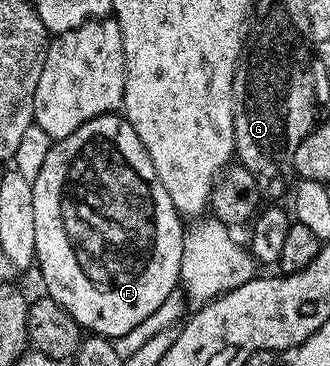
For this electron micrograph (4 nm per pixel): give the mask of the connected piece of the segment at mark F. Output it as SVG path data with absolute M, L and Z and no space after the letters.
M107 114L97 116L84 126L80 126L68 138L51 143L48 154L44 158L44 166L40 166L40 174L33 180L34 213L36 214L36 268L42 271L42 284L45 295L51 296L87 333L96 336L115 338L126 334L134 326L140 326L144 318L159 309L164 300L179 287L180 266L182 265L182 237L184 220L179 216L168 190L164 190L164 182L156 174L156 166L152 166L152 158L148 158L148 150L140 142L136 130L126 121L125 115Z

